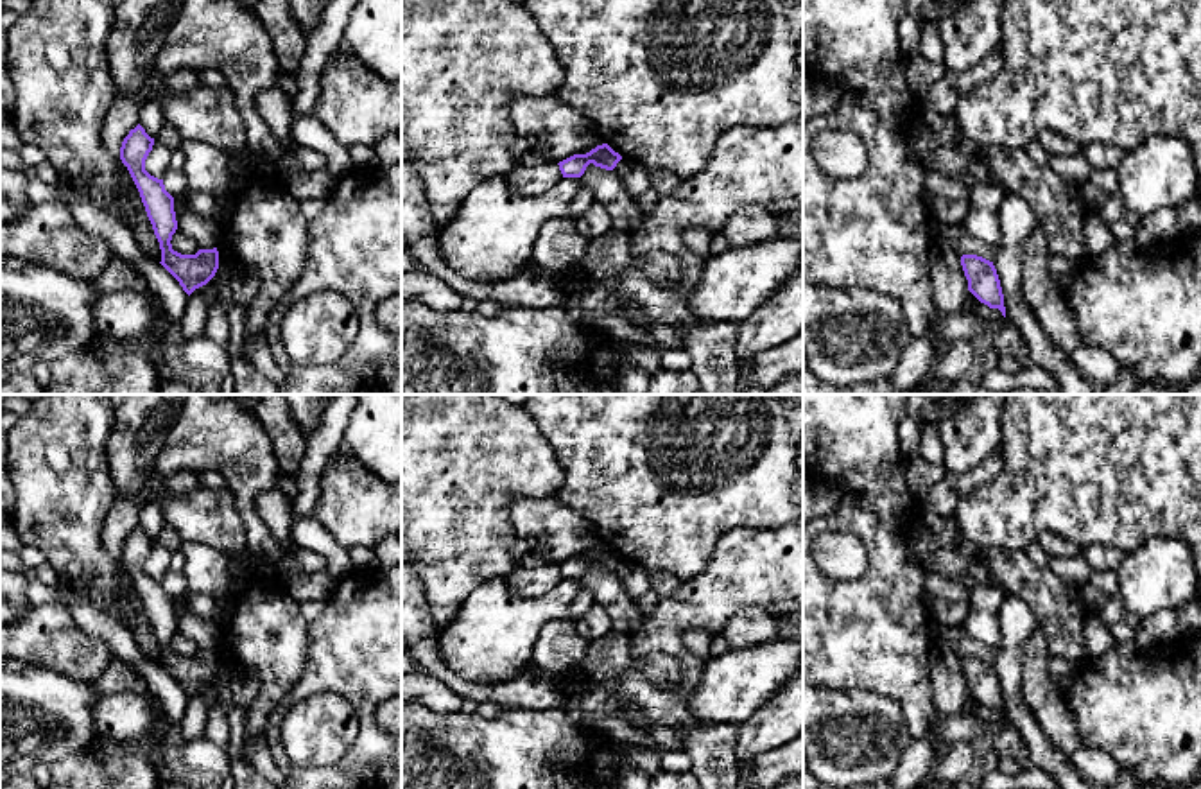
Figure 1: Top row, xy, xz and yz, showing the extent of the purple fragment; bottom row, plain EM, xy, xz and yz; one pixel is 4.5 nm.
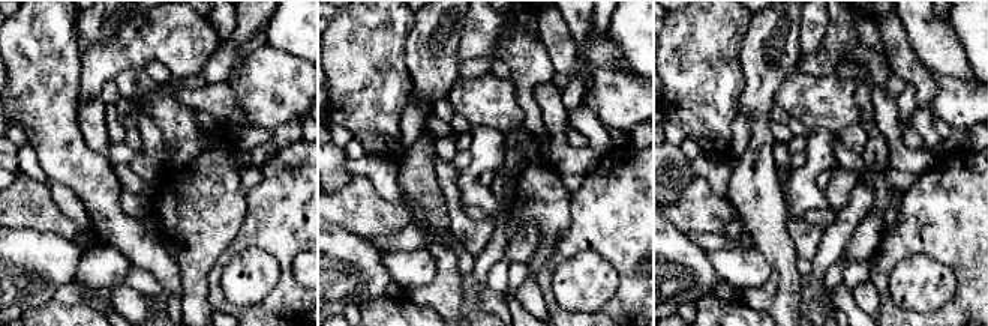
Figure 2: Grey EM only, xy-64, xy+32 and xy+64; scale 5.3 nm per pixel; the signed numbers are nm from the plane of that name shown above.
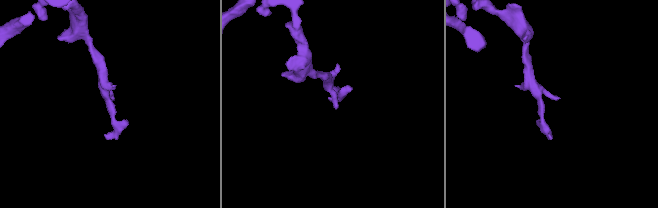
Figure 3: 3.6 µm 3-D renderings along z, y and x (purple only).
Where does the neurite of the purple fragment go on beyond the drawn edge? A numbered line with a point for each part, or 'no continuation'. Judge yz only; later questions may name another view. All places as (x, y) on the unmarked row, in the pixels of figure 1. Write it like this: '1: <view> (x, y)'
no continuation

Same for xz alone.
no continuation

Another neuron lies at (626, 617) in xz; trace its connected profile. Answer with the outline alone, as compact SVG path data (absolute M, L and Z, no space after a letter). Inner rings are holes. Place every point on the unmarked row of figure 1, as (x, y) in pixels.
M590 565L581 577L584 588L595 594L599 604L602 604L609 617L611 626L622 633L633 633L644 622L644 613L635 601L627 595L626 588L613 572L606 572Z

